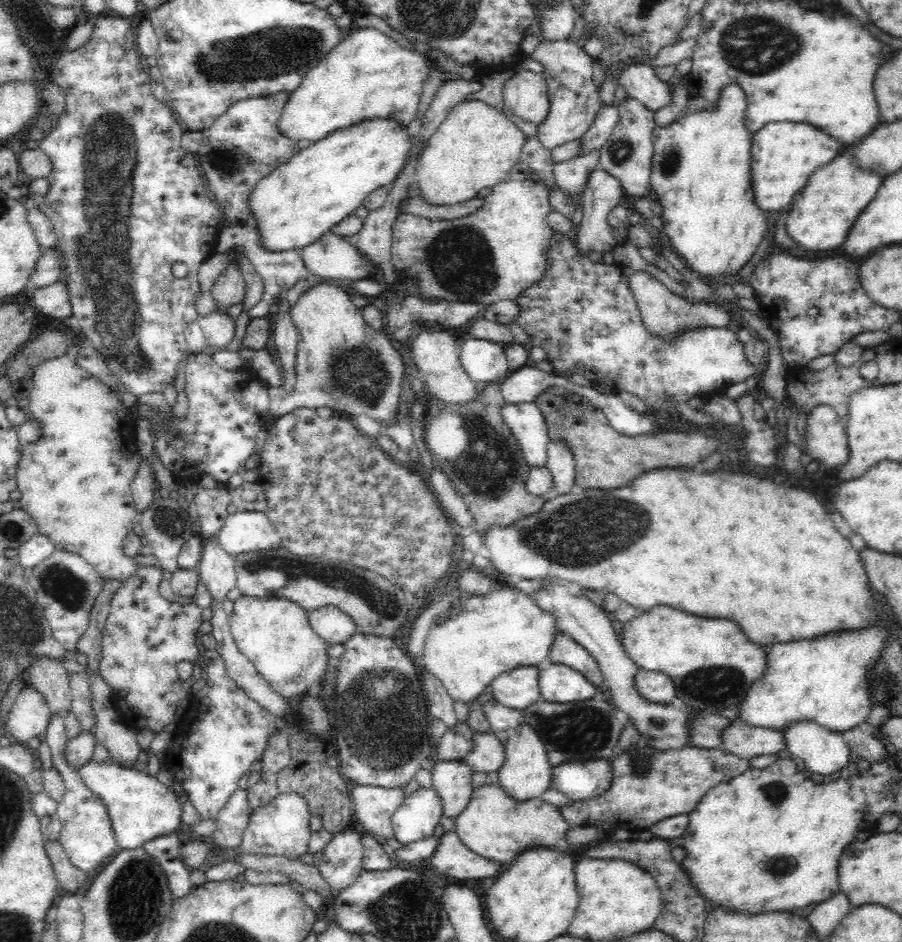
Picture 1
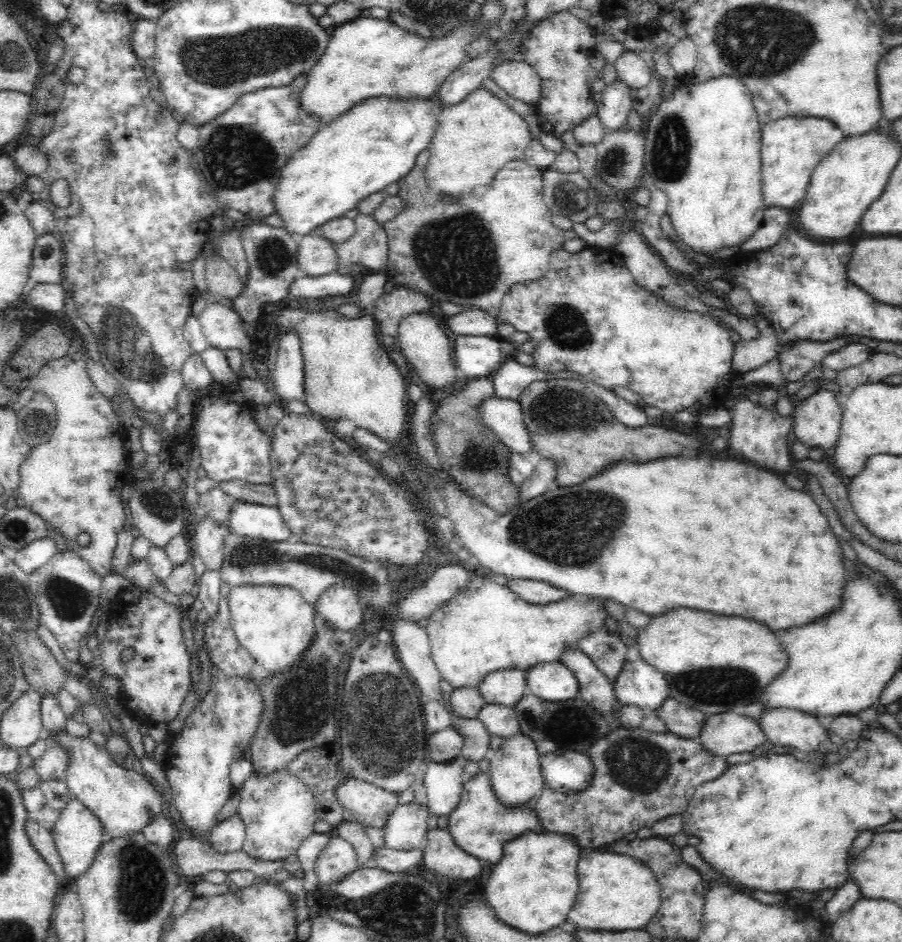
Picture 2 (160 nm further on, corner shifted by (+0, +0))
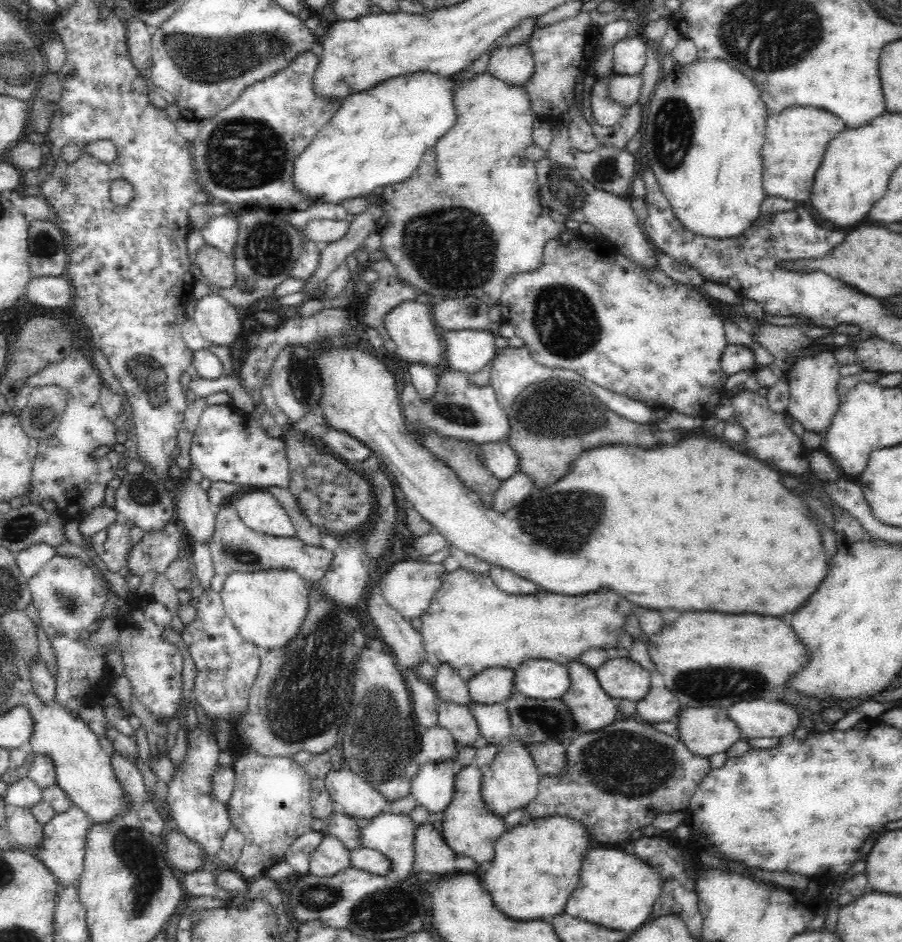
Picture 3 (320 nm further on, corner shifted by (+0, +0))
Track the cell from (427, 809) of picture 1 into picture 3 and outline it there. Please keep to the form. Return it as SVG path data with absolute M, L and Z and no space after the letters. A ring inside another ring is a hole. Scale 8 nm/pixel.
M381 813L360 828L362 847L374 849L390 860L392 879L398 883L408 879L414 862L414 832L416 824L410 816Z

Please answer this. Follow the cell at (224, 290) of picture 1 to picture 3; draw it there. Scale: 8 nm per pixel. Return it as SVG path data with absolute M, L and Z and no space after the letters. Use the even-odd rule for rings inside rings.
M205 242L197 251L195 263L201 270L202 279L216 288L228 288L237 280L233 255L226 254Z

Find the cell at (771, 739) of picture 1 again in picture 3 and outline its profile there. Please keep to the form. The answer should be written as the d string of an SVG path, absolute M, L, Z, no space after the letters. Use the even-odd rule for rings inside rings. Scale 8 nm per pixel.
M681 706L676 717L678 739L698 756L725 752L736 740L743 739L724 708Z

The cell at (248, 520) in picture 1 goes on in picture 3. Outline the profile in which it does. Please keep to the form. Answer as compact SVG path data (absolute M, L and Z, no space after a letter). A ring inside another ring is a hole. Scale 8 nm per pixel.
M246 490L241 498L233 500L242 522L258 533L276 537L295 537L291 516L273 494L264 490Z

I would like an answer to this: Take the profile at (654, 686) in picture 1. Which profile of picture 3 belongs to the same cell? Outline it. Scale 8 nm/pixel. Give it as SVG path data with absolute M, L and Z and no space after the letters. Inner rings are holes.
M610 658L595 670L600 686L613 699L640 700L650 690L650 675L630 658Z

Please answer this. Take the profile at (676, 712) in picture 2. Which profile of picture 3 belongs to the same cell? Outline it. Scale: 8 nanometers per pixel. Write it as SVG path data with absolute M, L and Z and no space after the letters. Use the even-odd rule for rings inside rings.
M650 686L650 690L635 702L635 716L646 723L676 720L676 712L681 708L678 697L666 686Z

